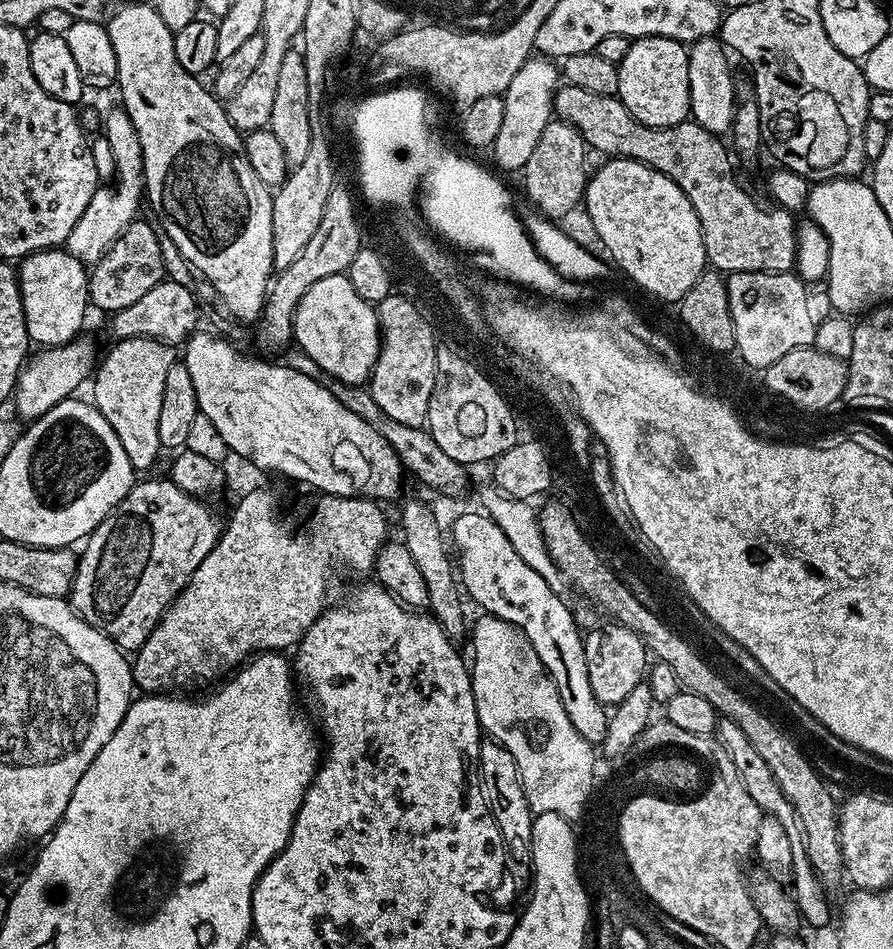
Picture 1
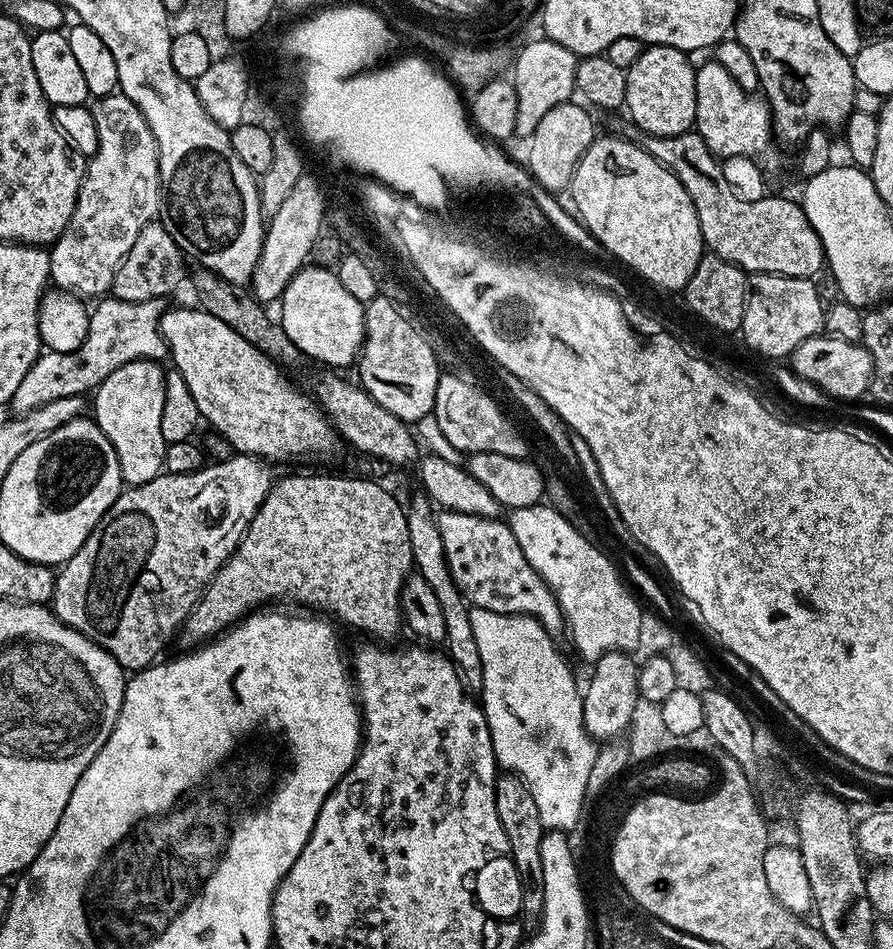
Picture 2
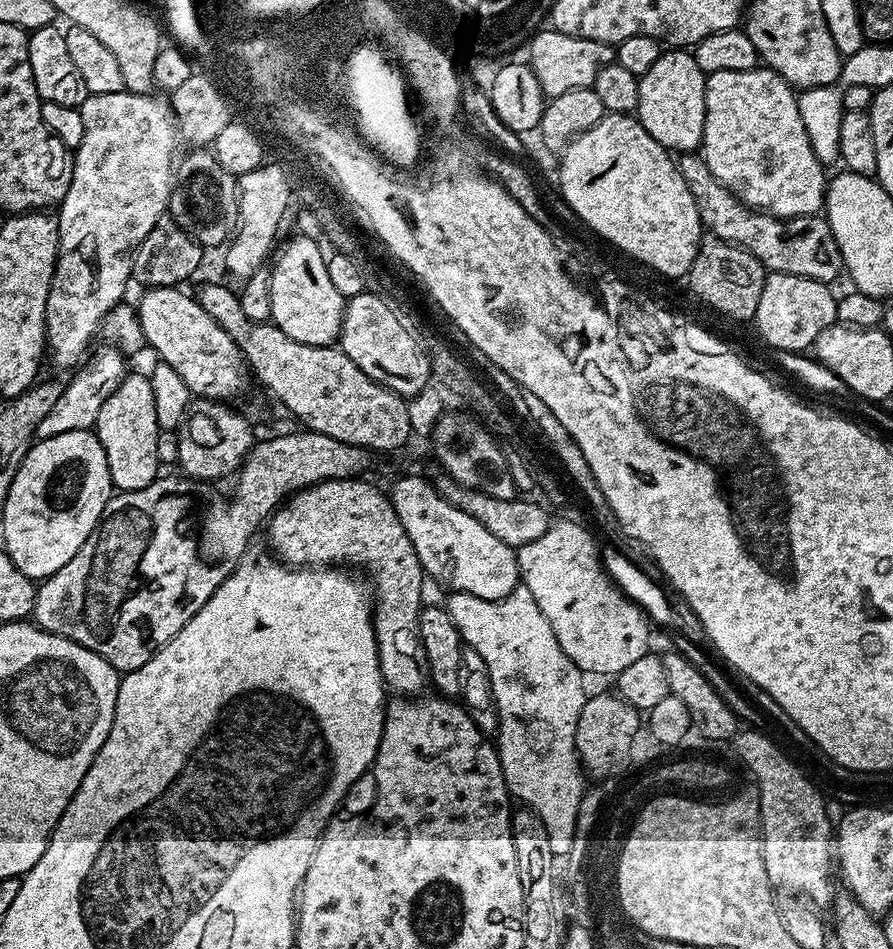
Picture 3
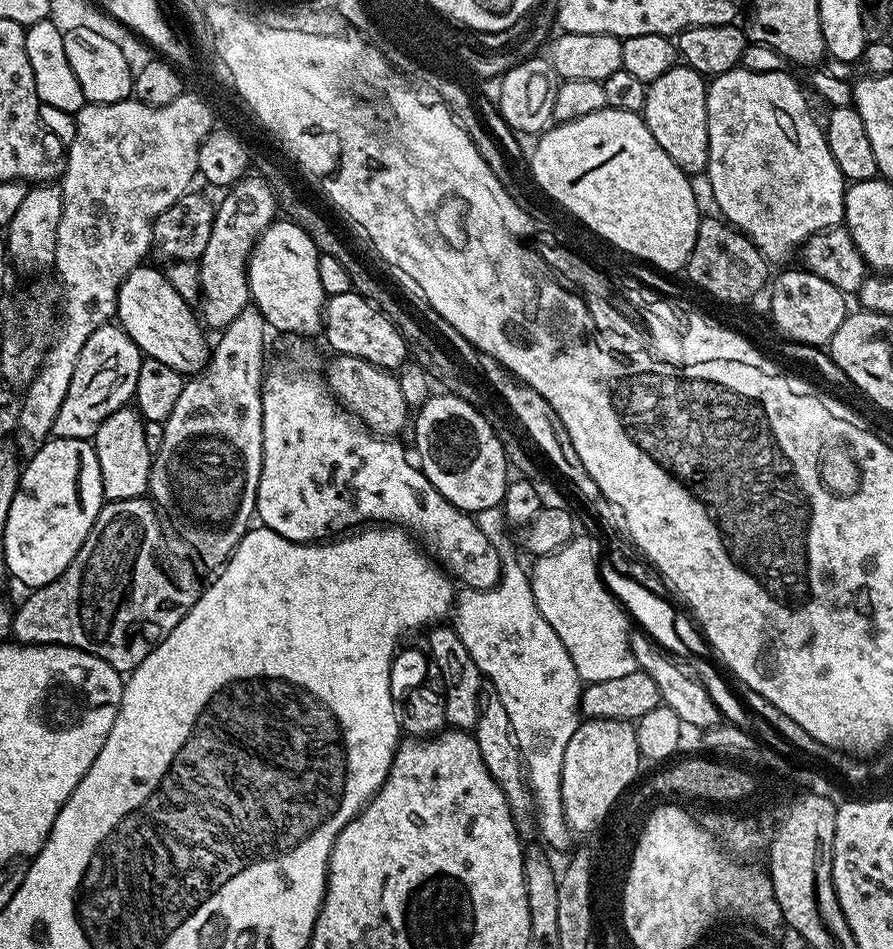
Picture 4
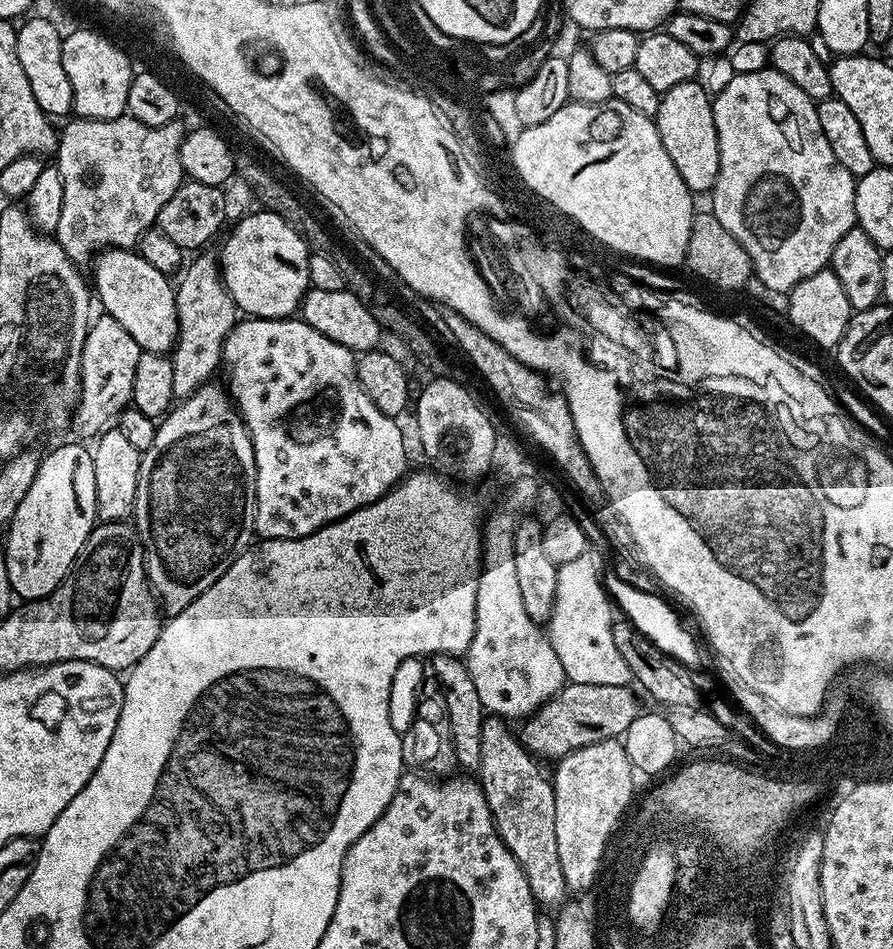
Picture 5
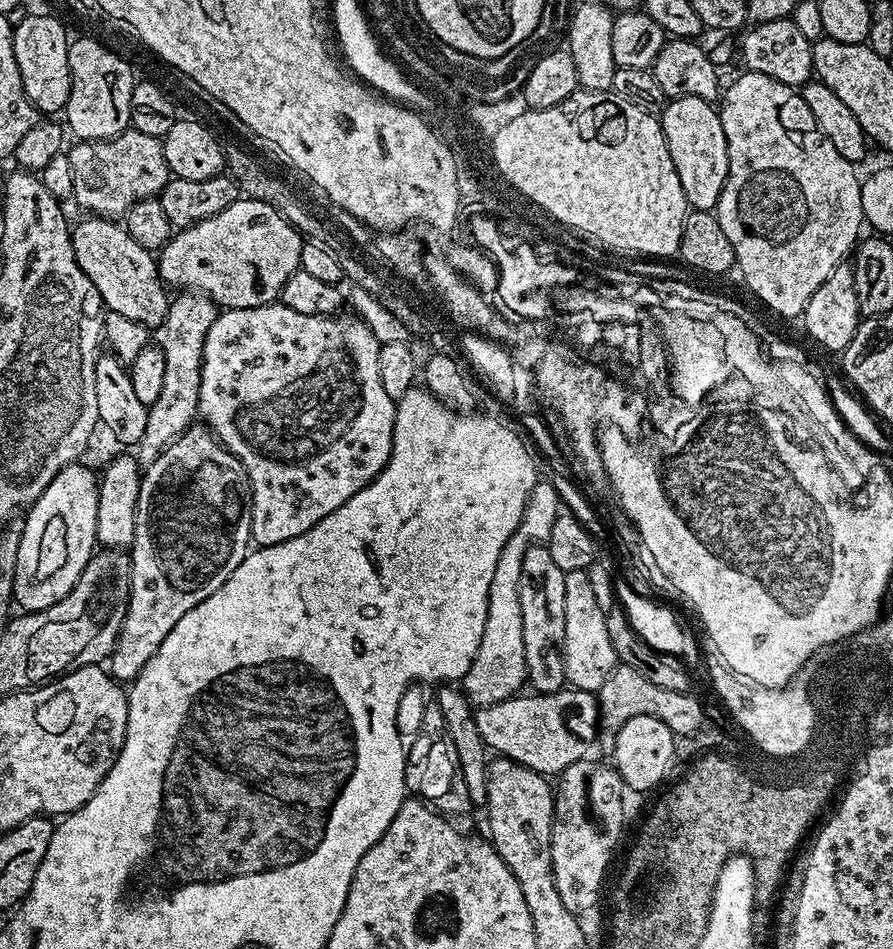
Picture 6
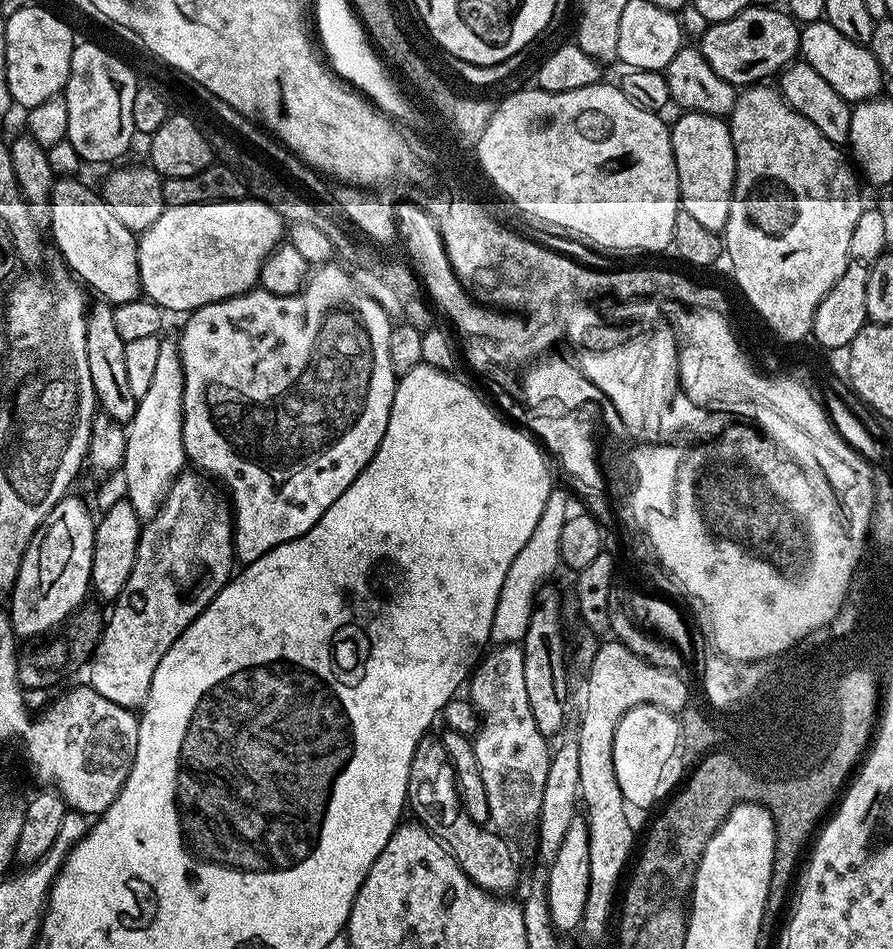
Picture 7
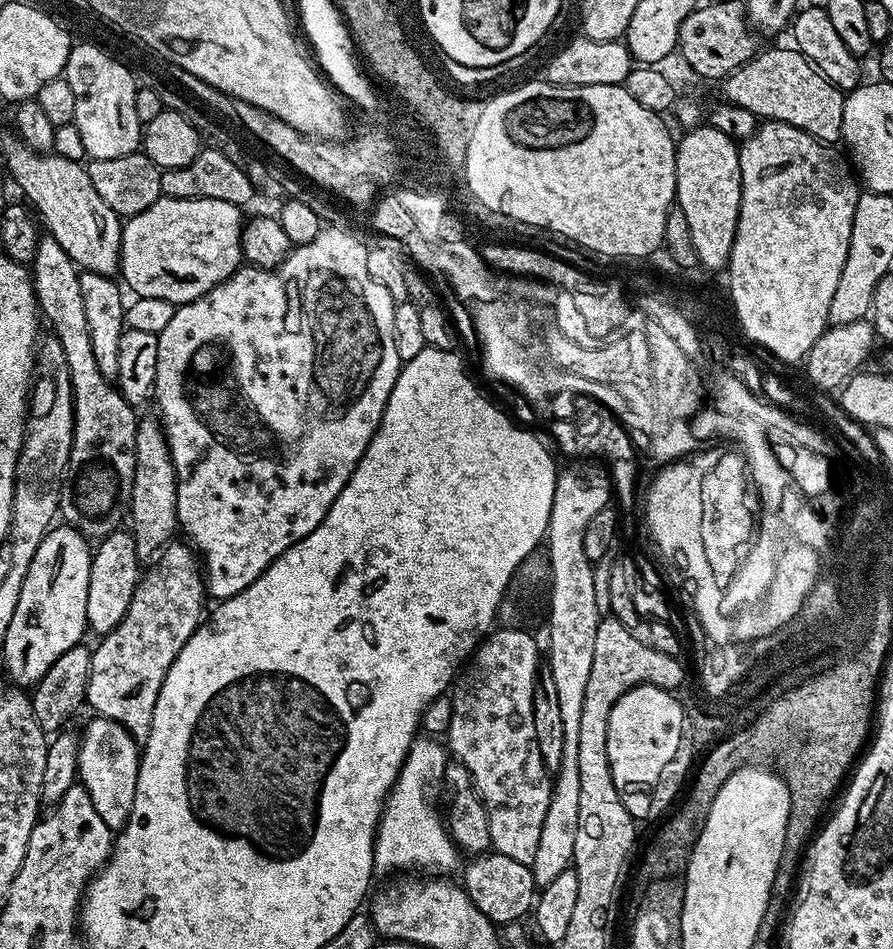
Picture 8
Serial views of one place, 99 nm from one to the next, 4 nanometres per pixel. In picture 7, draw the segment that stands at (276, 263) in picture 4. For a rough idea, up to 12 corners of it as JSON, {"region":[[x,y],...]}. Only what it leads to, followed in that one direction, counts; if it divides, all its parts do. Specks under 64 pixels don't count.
{"region":[[245,198],[165,207],[143,295],[191,314],[251,292],[285,219]]}

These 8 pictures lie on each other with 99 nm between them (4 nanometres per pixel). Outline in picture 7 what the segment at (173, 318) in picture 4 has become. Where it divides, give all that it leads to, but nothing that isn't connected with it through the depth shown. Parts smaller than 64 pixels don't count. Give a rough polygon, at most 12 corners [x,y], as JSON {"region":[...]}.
{"region":[[57,179],[51,243],[97,297],[141,295],[137,237],[99,191]]}

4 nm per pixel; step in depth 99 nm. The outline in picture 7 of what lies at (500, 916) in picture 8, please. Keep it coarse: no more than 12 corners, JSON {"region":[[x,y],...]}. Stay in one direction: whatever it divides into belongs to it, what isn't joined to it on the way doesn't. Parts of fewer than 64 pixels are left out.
{"region":[[420,739],[407,807],[479,888],[520,880],[505,837],[460,807],[443,743]]}

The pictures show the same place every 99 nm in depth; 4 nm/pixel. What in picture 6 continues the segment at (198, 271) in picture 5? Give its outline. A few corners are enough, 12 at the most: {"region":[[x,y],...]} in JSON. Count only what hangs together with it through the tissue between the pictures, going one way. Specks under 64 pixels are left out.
{"region":[[203,292],[169,299],[166,374],[147,405],[141,465],[197,419],[204,343],[217,305]]}

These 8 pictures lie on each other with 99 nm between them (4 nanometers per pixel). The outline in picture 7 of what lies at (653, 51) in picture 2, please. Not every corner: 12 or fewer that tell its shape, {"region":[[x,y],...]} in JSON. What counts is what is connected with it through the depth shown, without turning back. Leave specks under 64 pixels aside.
{"region":[[721,117],[671,121],[680,206],[723,233],[736,181]]}

